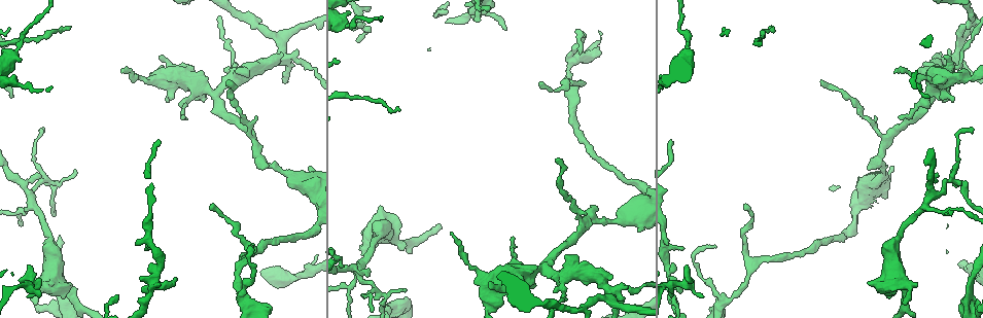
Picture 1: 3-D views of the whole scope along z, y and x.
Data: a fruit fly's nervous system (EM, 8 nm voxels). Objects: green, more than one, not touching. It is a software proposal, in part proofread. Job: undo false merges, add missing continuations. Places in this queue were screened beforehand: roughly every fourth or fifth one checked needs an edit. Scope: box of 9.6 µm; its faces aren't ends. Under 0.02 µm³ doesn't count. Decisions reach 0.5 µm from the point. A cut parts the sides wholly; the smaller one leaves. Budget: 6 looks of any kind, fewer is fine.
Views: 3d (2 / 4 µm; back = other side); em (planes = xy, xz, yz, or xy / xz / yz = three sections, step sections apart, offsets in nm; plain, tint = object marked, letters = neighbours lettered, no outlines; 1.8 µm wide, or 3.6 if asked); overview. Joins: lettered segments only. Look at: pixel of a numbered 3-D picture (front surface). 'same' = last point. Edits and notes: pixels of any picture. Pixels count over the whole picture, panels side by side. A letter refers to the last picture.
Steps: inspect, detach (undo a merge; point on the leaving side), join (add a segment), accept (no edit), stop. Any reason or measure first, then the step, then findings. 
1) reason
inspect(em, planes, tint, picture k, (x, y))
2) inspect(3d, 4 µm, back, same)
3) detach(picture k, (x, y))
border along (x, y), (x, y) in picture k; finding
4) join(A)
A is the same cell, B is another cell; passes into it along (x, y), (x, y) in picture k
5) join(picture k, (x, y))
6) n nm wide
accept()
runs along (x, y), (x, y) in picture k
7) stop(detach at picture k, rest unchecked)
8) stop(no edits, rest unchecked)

inspect(3d, 2 µm, picture 1, (904, 303))

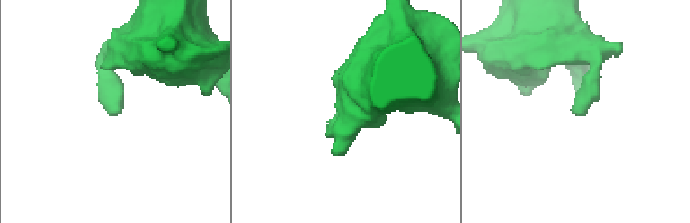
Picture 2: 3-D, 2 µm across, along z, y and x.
now the EM
inspect(em, planes, plain, picture 2, (572, 110))

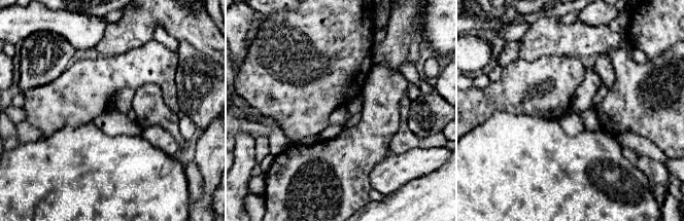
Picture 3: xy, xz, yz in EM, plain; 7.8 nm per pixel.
see the neighbours
inspect(em, planes, letters, same)

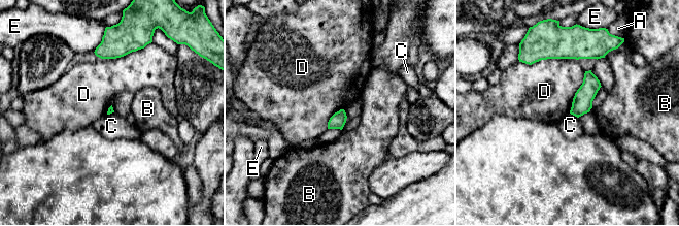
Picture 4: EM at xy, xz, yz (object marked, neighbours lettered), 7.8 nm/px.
accept()
A, B, C, D and E are other cells; border along (577, 59), (519, 62) in picture 4; none of them fits

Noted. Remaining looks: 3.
branch stops here
inspect(3d, 2 µm, picture 1, (506, 29))

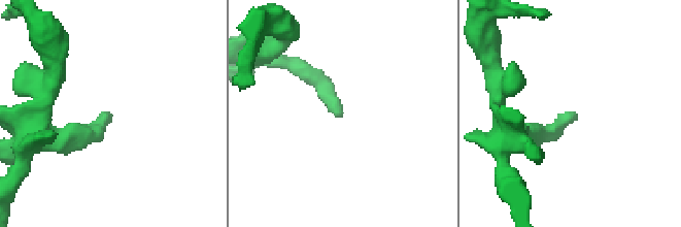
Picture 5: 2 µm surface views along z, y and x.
now the EM
inspect(em, planes, letters, picture 5, (107, 115))

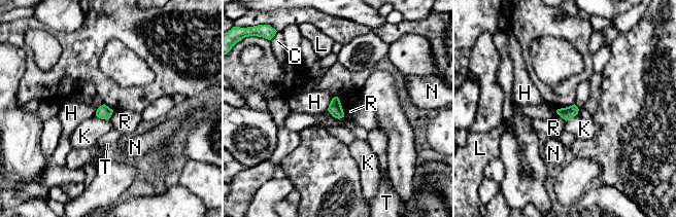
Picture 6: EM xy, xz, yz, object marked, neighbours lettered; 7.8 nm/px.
100 nm wide
accept()
C, H, K, L, N, R and T are other cells; no lettered segment goes on from it

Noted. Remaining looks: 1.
stop(no edits, rest unchecked)

